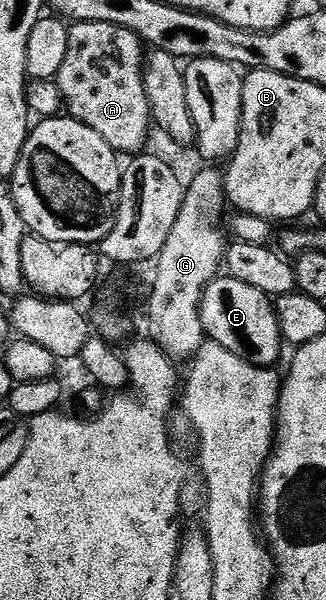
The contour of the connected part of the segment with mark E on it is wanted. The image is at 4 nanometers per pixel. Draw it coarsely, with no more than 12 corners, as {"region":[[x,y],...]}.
{"region":[[219,276],[202,291],[209,341],[253,366],[284,349],[270,295]]}

